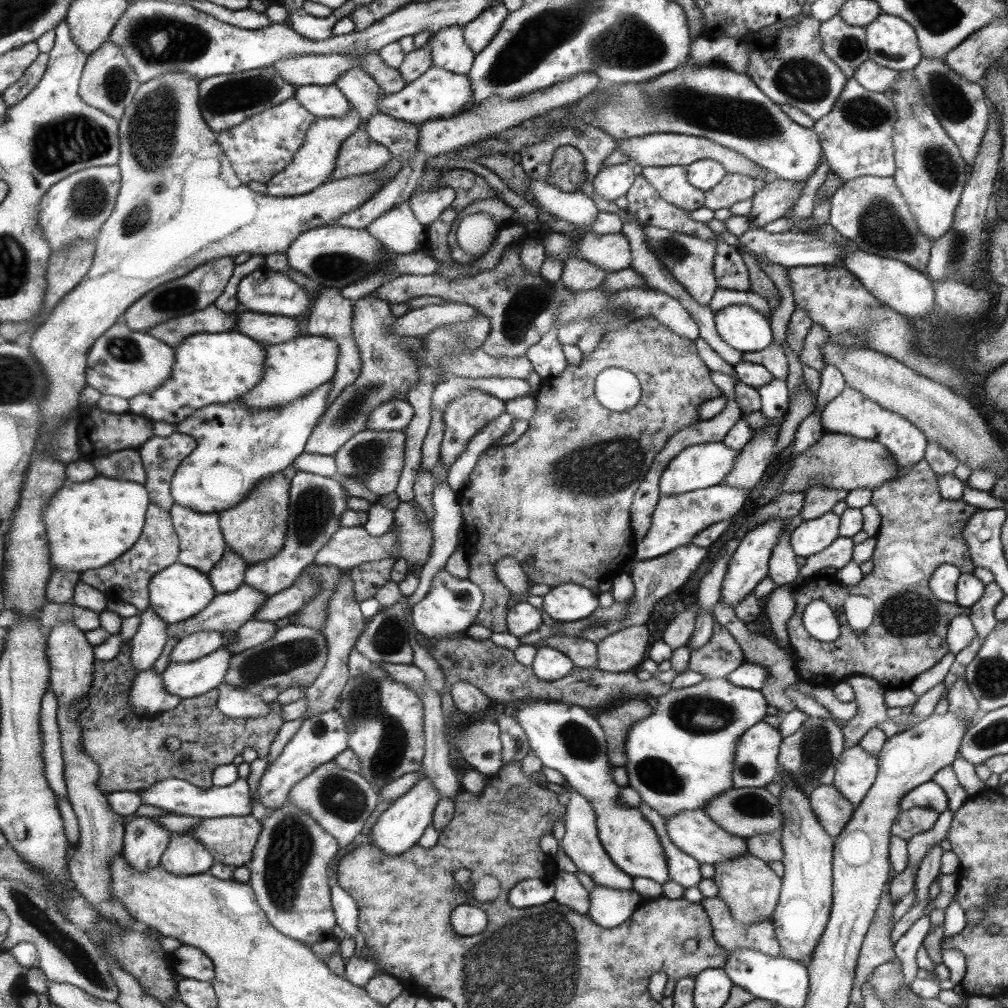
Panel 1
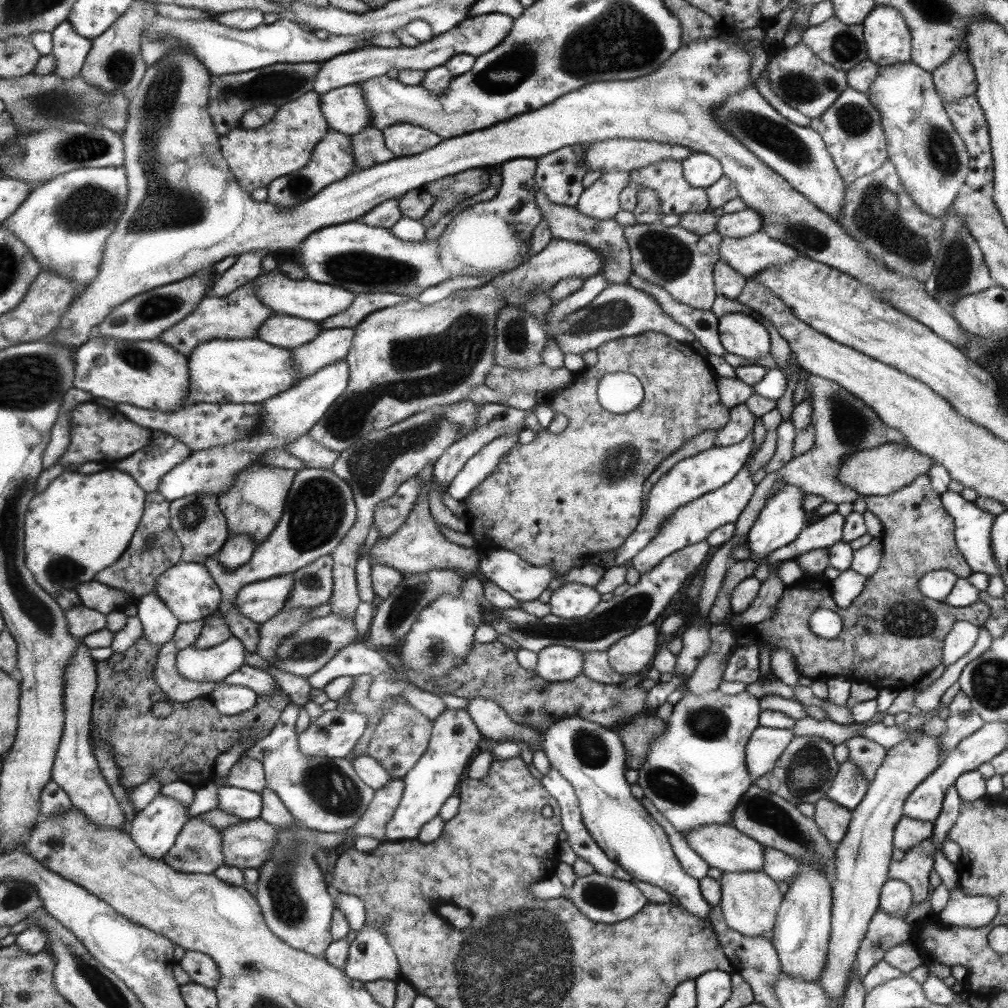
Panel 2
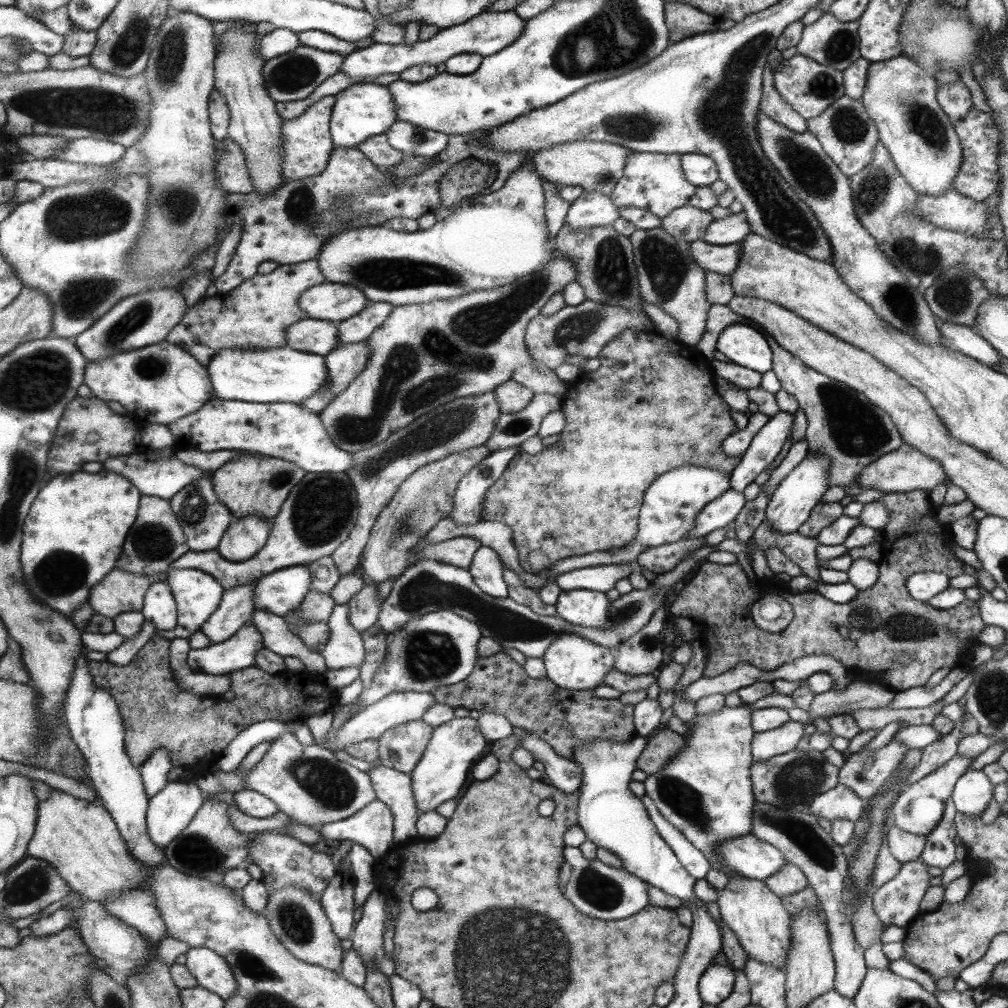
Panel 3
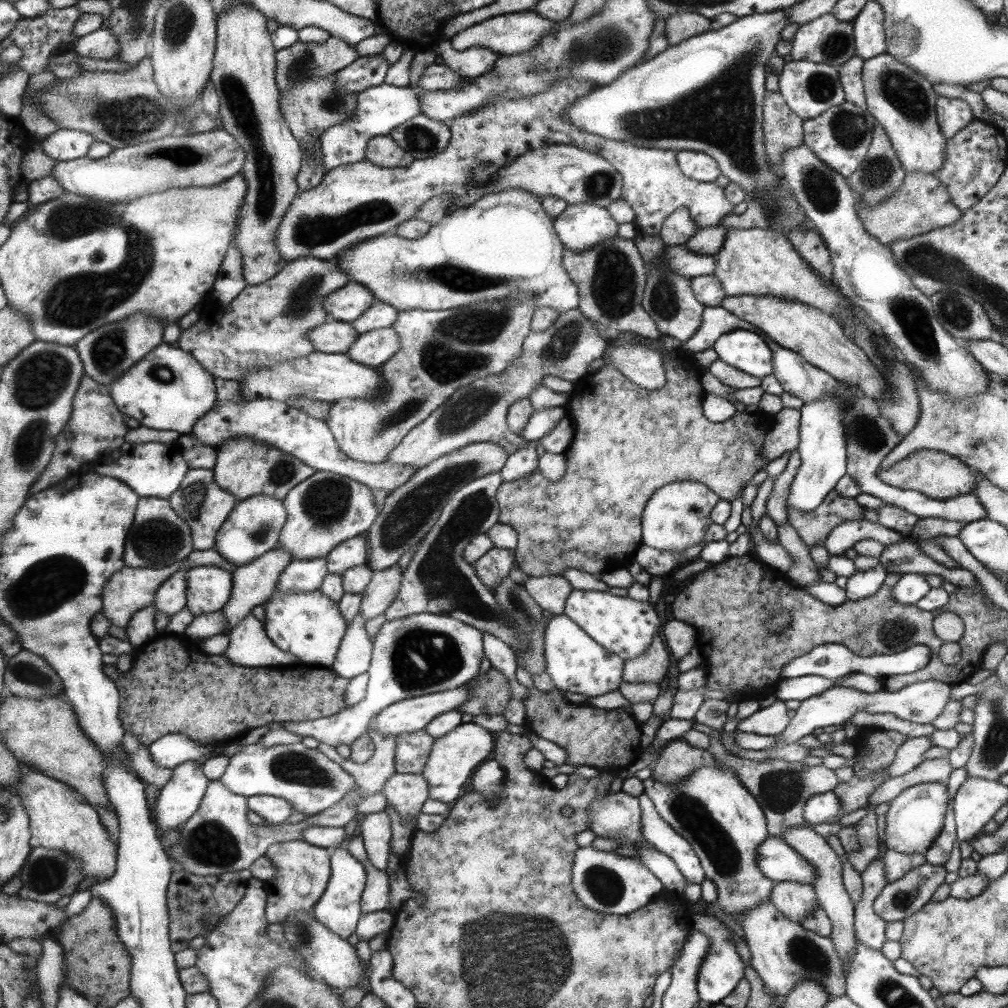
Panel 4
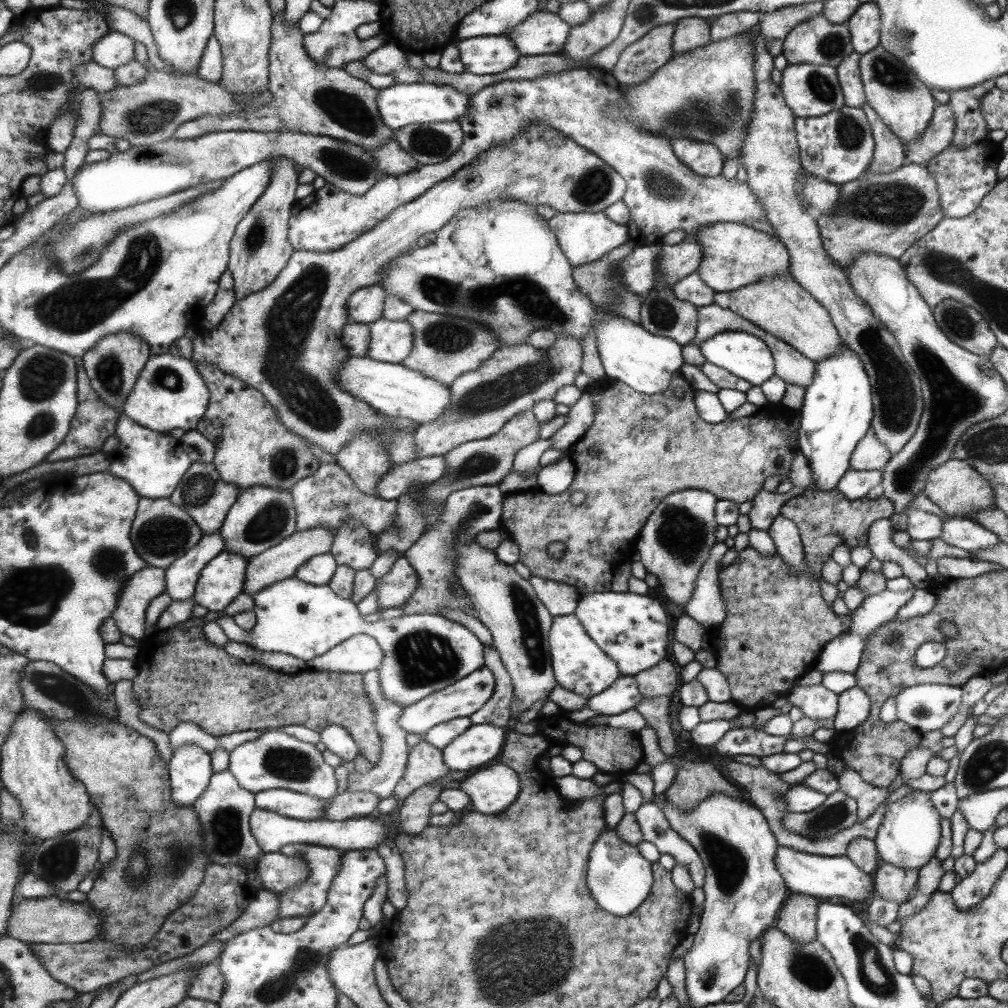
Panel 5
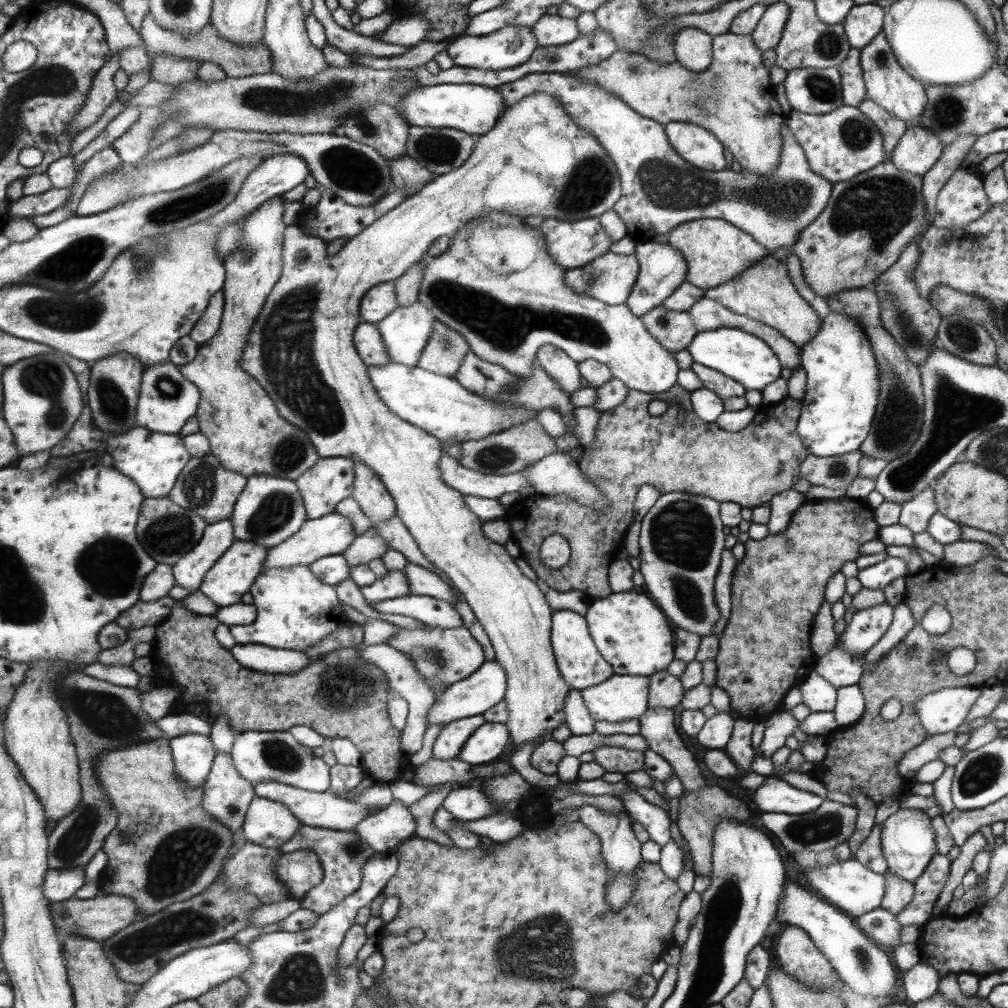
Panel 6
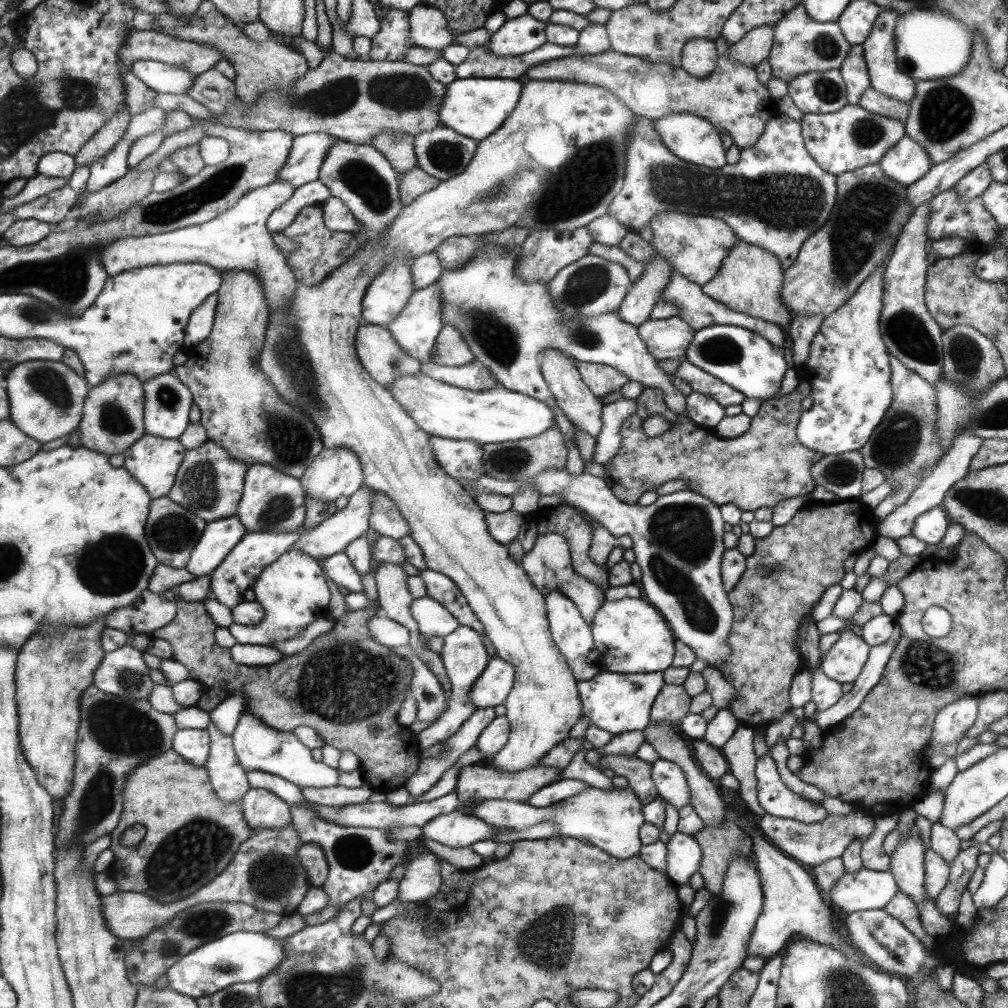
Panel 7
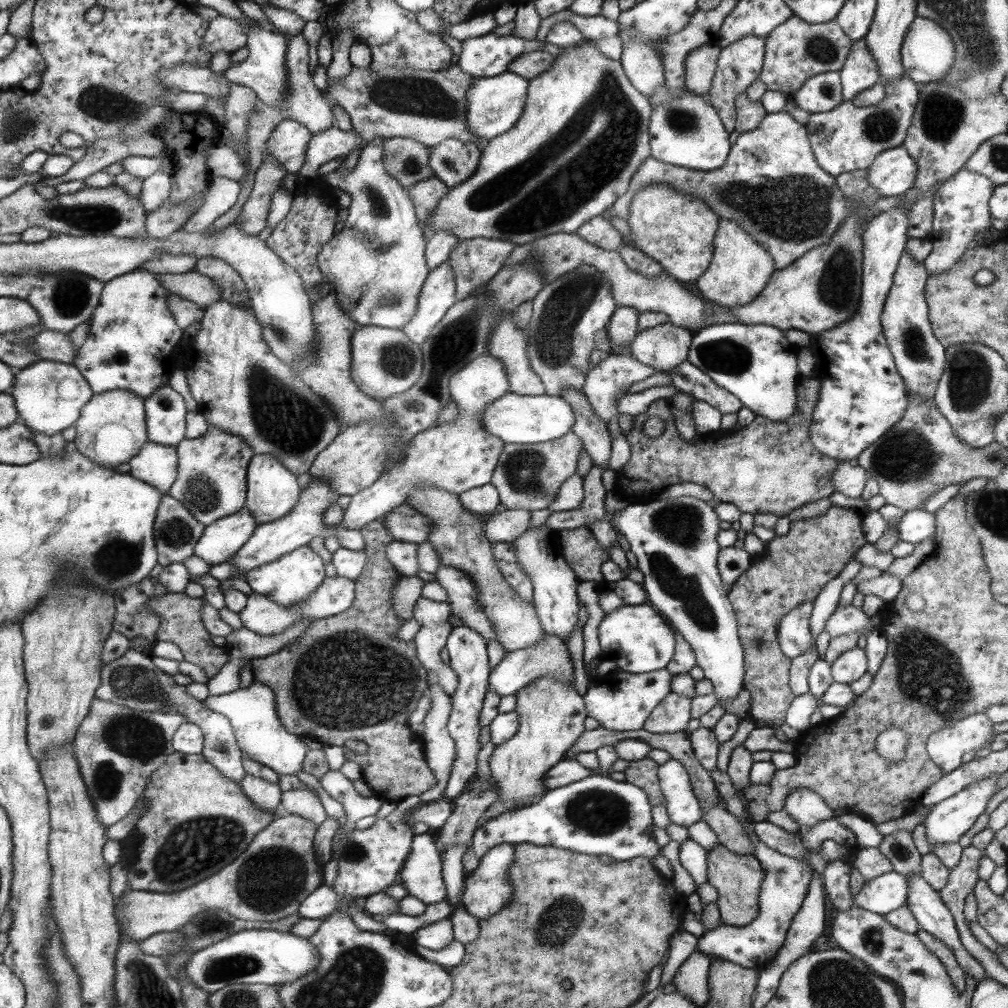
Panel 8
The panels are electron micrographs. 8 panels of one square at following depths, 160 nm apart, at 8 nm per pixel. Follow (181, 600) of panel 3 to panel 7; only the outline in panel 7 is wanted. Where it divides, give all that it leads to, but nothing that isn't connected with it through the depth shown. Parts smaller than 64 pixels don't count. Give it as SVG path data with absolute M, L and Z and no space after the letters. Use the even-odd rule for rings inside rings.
M302 530L297 532L253 532L247 533L243 539L224 558L224 563L209 574L209 590L214 599L227 608L236 607L243 603L243 592L254 586L257 576L279 556L292 549L292 545L301 537Z

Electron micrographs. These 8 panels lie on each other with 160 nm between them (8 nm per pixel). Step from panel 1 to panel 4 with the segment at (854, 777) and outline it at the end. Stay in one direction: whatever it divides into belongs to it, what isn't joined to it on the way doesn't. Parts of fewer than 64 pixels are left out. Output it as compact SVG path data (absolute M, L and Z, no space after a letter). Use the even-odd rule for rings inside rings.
M832 791L813 794L806 800L802 808L803 818L811 825L825 822L849 827L861 820L865 813L864 808L858 808L853 812L842 812L838 798Z

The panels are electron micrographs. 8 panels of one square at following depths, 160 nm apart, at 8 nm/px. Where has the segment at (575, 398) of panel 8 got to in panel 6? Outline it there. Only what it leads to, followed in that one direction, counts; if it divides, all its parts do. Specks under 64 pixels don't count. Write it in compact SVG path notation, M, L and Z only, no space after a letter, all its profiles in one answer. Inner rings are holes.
M544 344L536 352L535 361L551 380L556 381L559 388L567 392L567 395L581 388L579 365L561 349Z

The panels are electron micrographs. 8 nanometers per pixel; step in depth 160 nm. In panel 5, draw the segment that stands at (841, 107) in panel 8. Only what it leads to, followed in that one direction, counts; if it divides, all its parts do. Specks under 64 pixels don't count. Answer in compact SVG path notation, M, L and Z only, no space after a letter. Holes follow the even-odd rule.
M844 106L821 116L796 117L795 131L801 171L819 180L837 185L848 183L859 179L872 161L875 138L863 109Z

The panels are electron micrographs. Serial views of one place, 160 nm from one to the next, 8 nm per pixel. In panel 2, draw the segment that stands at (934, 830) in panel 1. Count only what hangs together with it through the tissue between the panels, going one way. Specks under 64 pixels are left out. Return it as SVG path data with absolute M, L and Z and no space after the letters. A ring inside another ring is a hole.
M931 839L922 840L904 853L901 860L891 860L888 878L899 879L912 889L913 901L921 902L929 896L928 874L932 871L934 846Z

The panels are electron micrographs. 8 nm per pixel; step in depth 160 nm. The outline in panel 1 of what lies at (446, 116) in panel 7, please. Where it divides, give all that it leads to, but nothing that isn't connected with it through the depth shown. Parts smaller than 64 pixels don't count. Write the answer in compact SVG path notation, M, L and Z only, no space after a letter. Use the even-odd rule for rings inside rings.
M333 85L299 86L291 98L317 118L341 118L350 109L347 98Z

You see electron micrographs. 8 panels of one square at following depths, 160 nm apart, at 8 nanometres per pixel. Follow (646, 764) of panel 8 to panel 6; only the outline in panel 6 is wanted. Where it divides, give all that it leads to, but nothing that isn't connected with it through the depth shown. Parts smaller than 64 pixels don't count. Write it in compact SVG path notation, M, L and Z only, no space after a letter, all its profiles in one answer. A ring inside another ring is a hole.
M600 746L592 750L593 761L603 768L604 772L620 772L623 776L628 772L642 770L644 753L627 750L618 746Z

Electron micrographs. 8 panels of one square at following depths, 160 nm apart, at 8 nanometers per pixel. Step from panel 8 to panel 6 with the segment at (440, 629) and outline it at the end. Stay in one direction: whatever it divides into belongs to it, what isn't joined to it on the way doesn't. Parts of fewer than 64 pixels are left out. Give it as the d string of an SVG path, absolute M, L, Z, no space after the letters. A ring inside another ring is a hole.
M409 594L367 605L375 612L409 616L426 626L438 626L439 628L449 629L462 626L461 617L451 604L430 596Z

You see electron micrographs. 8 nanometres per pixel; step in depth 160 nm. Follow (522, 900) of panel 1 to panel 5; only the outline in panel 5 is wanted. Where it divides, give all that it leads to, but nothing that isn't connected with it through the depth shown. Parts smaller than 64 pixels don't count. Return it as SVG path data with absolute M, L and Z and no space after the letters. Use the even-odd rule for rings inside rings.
M614 828L603 831L592 848L588 856L586 884L593 900L613 916L631 915L644 902L652 888L651 862L640 855L638 846L623 843Z

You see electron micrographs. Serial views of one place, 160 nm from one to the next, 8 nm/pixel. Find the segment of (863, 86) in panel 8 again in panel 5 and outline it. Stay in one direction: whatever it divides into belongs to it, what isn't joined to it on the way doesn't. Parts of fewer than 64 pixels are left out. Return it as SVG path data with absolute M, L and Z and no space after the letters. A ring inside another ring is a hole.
M854 50L836 67L836 75L839 77L840 88L844 94L844 106L849 108L863 109L867 103L863 82L860 80L860 56Z

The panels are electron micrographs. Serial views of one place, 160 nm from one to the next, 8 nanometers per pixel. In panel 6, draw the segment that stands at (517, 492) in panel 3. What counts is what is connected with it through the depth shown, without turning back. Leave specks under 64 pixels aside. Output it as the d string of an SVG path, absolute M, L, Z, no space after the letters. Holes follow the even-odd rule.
M675 386L669 390L669 397L658 395L656 393L637 392L635 390L629 389L627 396L623 399L623 402L619 406L600 413L595 429L595 440L591 446L582 449L581 459L579 462L577 462L577 464L579 464L581 472L585 473L586 479L589 479L592 482L592 485L597 487L607 497L607 506L605 506L605 510L597 511L589 509L588 505L579 505L577 504L577 501L573 501L571 496L565 496L564 494L555 496L542 496L533 494L523 498L523 500L511 506L511 509L506 512L504 519L505 522L509 523L511 539L513 539L517 546L519 546L521 556L524 558L525 563L529 565L531 570L535 572L539 582L543 582L547 587L559 592L581 591L589 595L592 599L605 598L606 596L611 595L613 592L611 590L611 586L608 585L608 567L615 558L615 544L622 543L625 538L625 533L629 532L631 529L631 524L633 522L633 504L635 495L637 489L643 483L653 486L655 490L659 491L660 495L670 492L686 492L696 494L697 496L712 497L713 500L720 501L721 503L734 503L739 505L741 509L753 509L756 508L756 506L769 503L772 496L775 496L784 490L791 489L794 483L797 483L800 479L800 464L803 463L805 458L810 455L809 451L803 445L800 435L796 432L796 424L799 422L800 410L803 406L801 400L793 400L791 397L787 396L782 398L779 402L770 403L768 406L762 406L756 410L753 420L743 430L739 432L725 432L724 429L721 429L719 425L715 423L706 423L703 422L700 418L696 418L696 414L693 412L690 403L689 391L683 390L679 386ZM658 399L666 399L666 410L661 415L651 416L649 413L647 413L647 404L649 404L651 400ZM679 410L681 410L681 412L684 414L684 421L681 423L681 425L678 425L675 420L675 417L677 414L679 414ZM551 535L560 535L567 542L570 548L570 555L568 556L567 561L565 561L563 566L561 566L559 569L549 569L544 565L541 565L541 560L539 559L540 546L542 543L544 543L544 539Z

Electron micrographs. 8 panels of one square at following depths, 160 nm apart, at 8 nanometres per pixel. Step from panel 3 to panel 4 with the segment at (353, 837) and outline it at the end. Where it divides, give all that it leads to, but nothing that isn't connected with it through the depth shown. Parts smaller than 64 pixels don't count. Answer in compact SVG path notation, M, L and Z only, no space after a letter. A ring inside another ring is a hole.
M384 811L365 814L359 824L366 856L373 868L384 872L392 831L389 816Z

